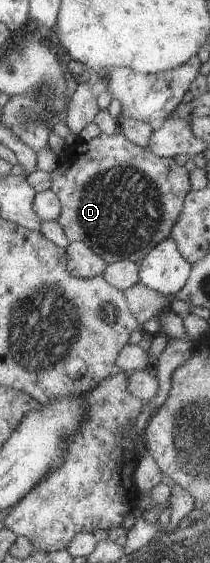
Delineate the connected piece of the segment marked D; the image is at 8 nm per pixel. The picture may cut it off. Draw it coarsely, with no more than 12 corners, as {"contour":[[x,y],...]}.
{"contour":[[119,131],[63,147],[70,242],[141,264],[190,173]]}

